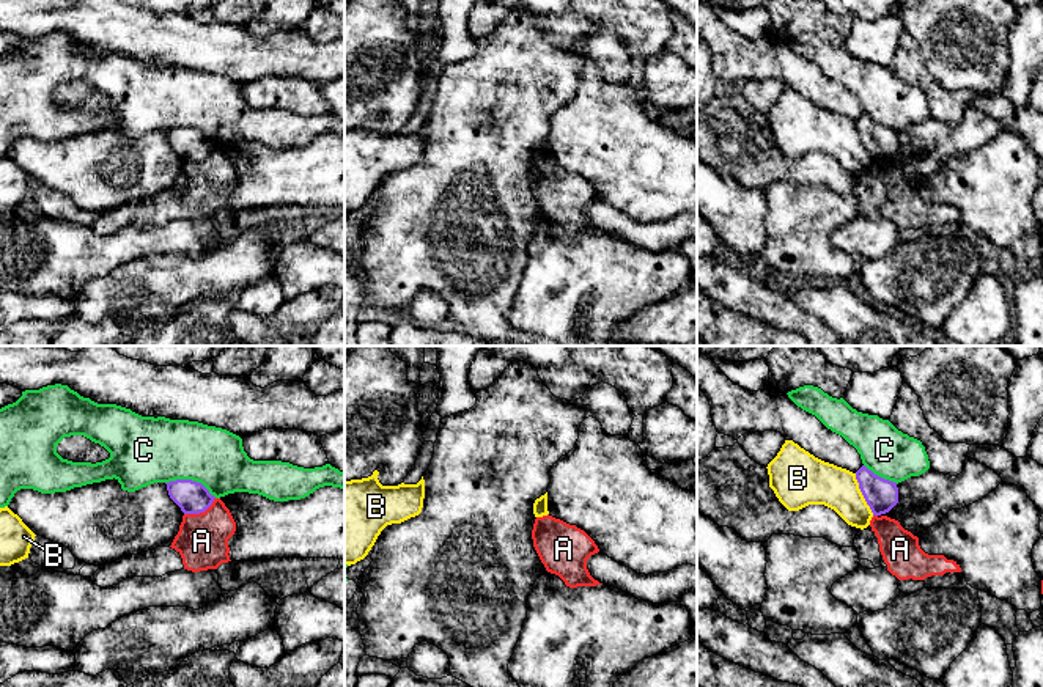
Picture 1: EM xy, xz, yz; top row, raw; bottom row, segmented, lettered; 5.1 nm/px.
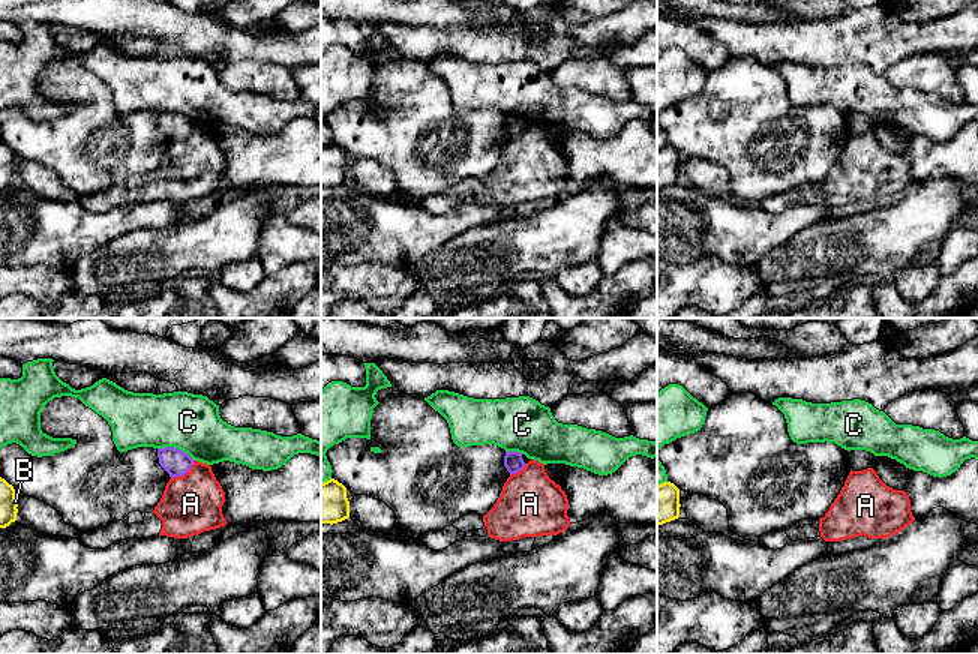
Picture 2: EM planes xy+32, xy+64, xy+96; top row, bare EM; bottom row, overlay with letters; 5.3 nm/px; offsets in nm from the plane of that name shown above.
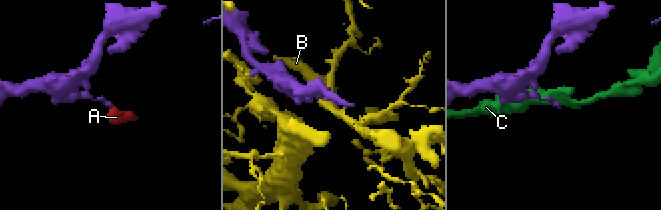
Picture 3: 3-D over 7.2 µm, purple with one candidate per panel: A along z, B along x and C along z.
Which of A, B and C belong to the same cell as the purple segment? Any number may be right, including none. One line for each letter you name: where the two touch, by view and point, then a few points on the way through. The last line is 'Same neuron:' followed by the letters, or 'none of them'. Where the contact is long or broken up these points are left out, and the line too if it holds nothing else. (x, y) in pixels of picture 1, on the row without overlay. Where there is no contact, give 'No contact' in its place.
Same neuron: none of them

